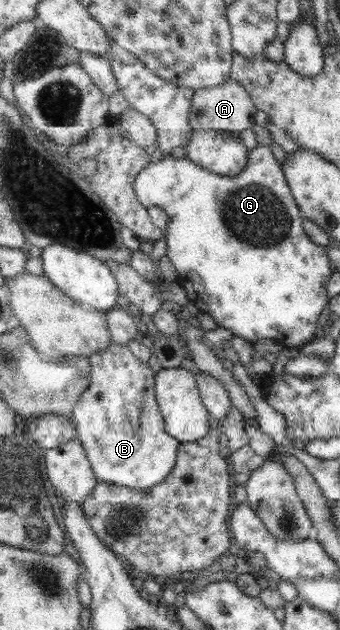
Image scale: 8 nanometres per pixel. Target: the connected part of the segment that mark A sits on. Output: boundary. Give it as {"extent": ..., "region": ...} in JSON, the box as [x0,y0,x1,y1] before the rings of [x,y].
{"extent":[189,77,256,134],"region":[[[232,77],[220,87],[206,87],[195,90],[192,113],[189,122],[193,129],[214,129],[235,134],[256,125],[256,105],[250,92]]]}

